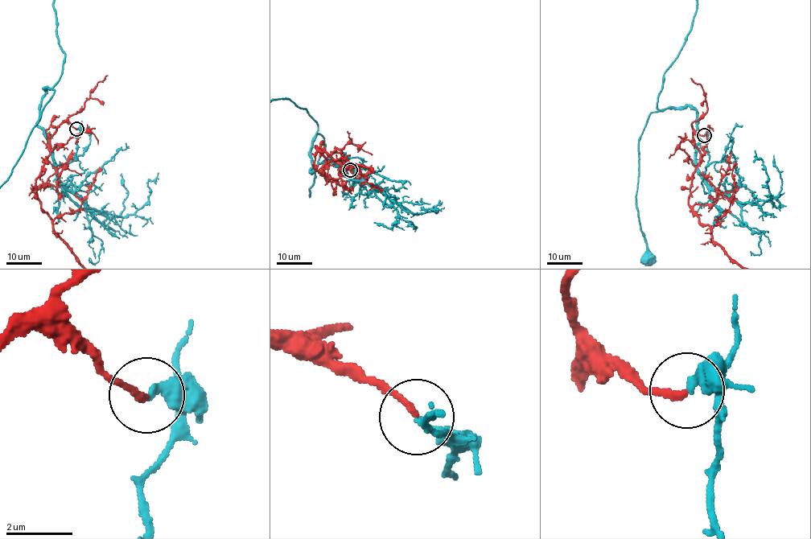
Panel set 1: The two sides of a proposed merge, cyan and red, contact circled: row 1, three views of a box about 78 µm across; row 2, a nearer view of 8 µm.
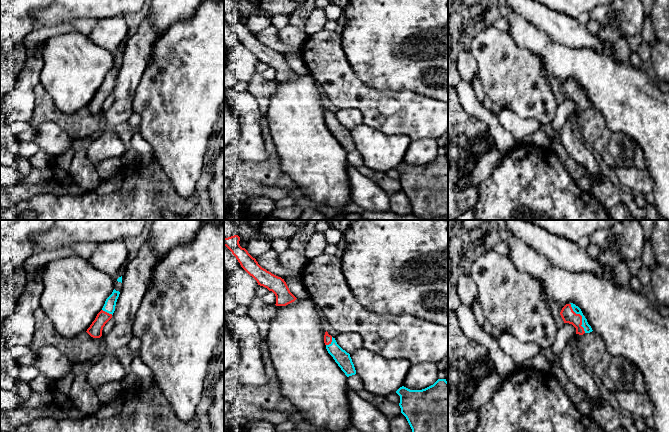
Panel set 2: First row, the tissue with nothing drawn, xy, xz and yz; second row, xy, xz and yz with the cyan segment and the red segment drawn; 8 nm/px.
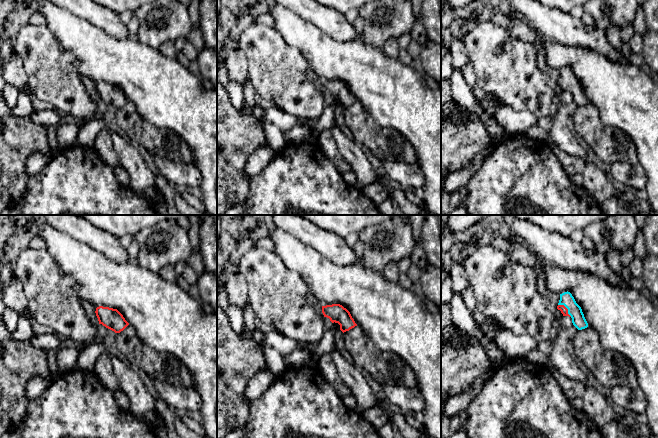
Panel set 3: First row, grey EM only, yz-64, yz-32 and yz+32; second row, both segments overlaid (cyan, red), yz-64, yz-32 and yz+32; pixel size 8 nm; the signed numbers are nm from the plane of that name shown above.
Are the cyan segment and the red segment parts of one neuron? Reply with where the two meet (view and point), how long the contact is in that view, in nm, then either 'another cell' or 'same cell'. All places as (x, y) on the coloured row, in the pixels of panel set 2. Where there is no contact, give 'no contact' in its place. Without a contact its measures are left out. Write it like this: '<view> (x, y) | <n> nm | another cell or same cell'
yz (582, 317) | 260 nm | another cell

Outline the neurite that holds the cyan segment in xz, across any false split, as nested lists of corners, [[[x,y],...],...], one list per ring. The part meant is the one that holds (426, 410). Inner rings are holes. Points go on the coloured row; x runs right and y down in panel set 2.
[[[438,379],[422,390],[410,390],[404,386],[396,393],[400,396],[401,413],[406,417],[412,432],[448,432],[448,382]]]

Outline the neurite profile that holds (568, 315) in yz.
[[[566,304],[562,308],[560,315],[564,323],[572,324],[576,328],[576,334],[583,335],[585,333],[584,328],[581,326],[582,316],[573,311],[571,304]]]

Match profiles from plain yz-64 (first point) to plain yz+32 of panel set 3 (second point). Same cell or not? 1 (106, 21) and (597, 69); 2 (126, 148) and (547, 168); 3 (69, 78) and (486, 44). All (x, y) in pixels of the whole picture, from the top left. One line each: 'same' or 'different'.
1: same
2: different
3: same

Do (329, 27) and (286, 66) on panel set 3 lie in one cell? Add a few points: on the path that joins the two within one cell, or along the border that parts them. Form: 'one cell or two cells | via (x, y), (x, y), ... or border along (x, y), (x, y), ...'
two cells | border along (282, 37), (305, 57), (307, 69), (311, 73)

